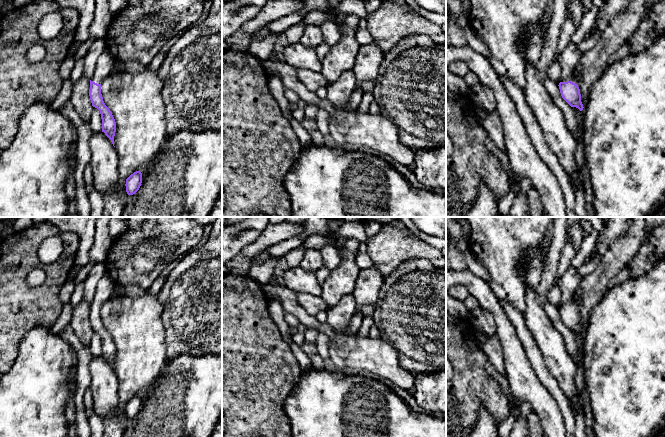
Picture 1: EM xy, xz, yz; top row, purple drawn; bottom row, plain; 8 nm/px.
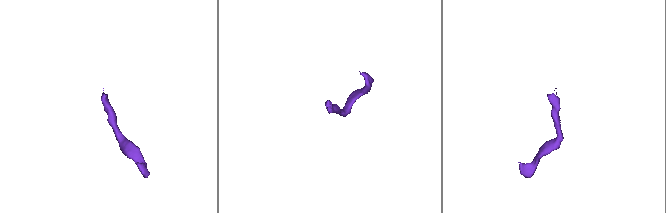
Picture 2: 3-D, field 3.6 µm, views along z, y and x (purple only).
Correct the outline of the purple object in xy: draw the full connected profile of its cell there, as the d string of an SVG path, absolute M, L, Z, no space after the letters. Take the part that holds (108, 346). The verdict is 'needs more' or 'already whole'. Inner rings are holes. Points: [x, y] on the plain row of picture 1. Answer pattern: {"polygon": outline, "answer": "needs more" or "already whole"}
{"polygon": "M108 273L97 284L95 295L90 304L89 320L92 330L100 335L102 343L102 356L111 364L114 370L114 360L116 356L116 346L112 336L105 329L101 318L101 307L109 300L115 290L116 284Z", "answer": "needs more"}

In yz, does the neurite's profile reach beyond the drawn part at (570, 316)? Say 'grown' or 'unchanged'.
grown

